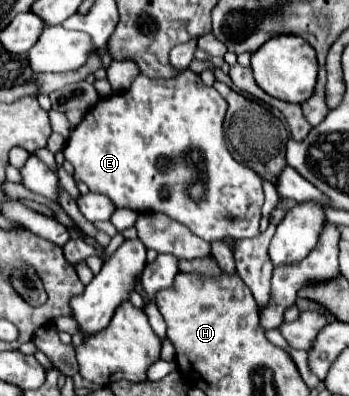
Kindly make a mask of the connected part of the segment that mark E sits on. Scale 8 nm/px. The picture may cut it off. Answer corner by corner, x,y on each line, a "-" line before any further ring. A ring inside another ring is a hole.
186,70
180,76
172,78
172,80
152,80
148,76
138,76
134,80
134,84
130,86
130,90
122,92
122,94
112,94
104,100
100,100
86,116
84,120
72,130
68,144
64,146
64,158
74,166
74,180
76,182
84,182
92,192
104,194
108,196
116,208
130,208
136,212
162,212
170,218
174,218
176,222
188,226
196,236
204,238
206,242
214,242
220,238
254,238
260,234
260,214
262,214
262,204
264,204
264,192
262,192
262,180
260,176
250,170
248,166
236,162
232,158
232,154
228,152
226,140
224,140
224,116
226,116
226,100
210,86
206,86
198,74

